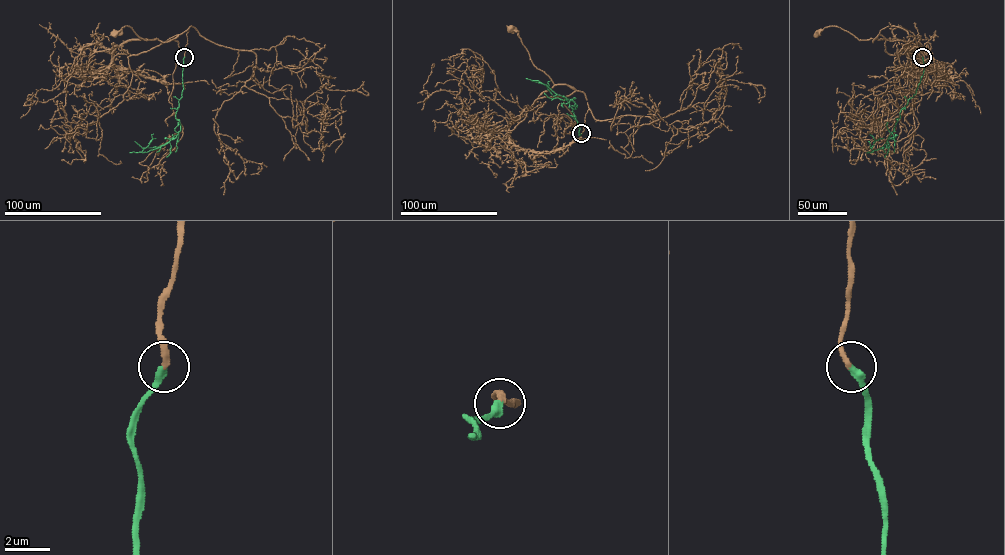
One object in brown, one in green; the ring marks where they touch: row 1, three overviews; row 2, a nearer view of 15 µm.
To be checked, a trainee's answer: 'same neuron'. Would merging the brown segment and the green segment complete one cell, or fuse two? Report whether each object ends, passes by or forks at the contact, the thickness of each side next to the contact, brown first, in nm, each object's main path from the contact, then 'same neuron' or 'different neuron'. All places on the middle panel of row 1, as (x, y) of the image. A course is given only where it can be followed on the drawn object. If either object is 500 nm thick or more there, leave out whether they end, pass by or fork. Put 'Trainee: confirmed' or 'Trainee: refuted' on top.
Trainee: confirmed
brown ends; green ends; calibres 240 and 360 nm; course brown (581, 134), (588, 109), (584, 94), (573, 87), (554, 84), (534, 65), (518, 32), (510, 28); course green (581, 134), (579, 135), (580, 128), (572, 111), (576, 107), (575, 103), (538, 83), (548, 86), (550, 81); same neuron

